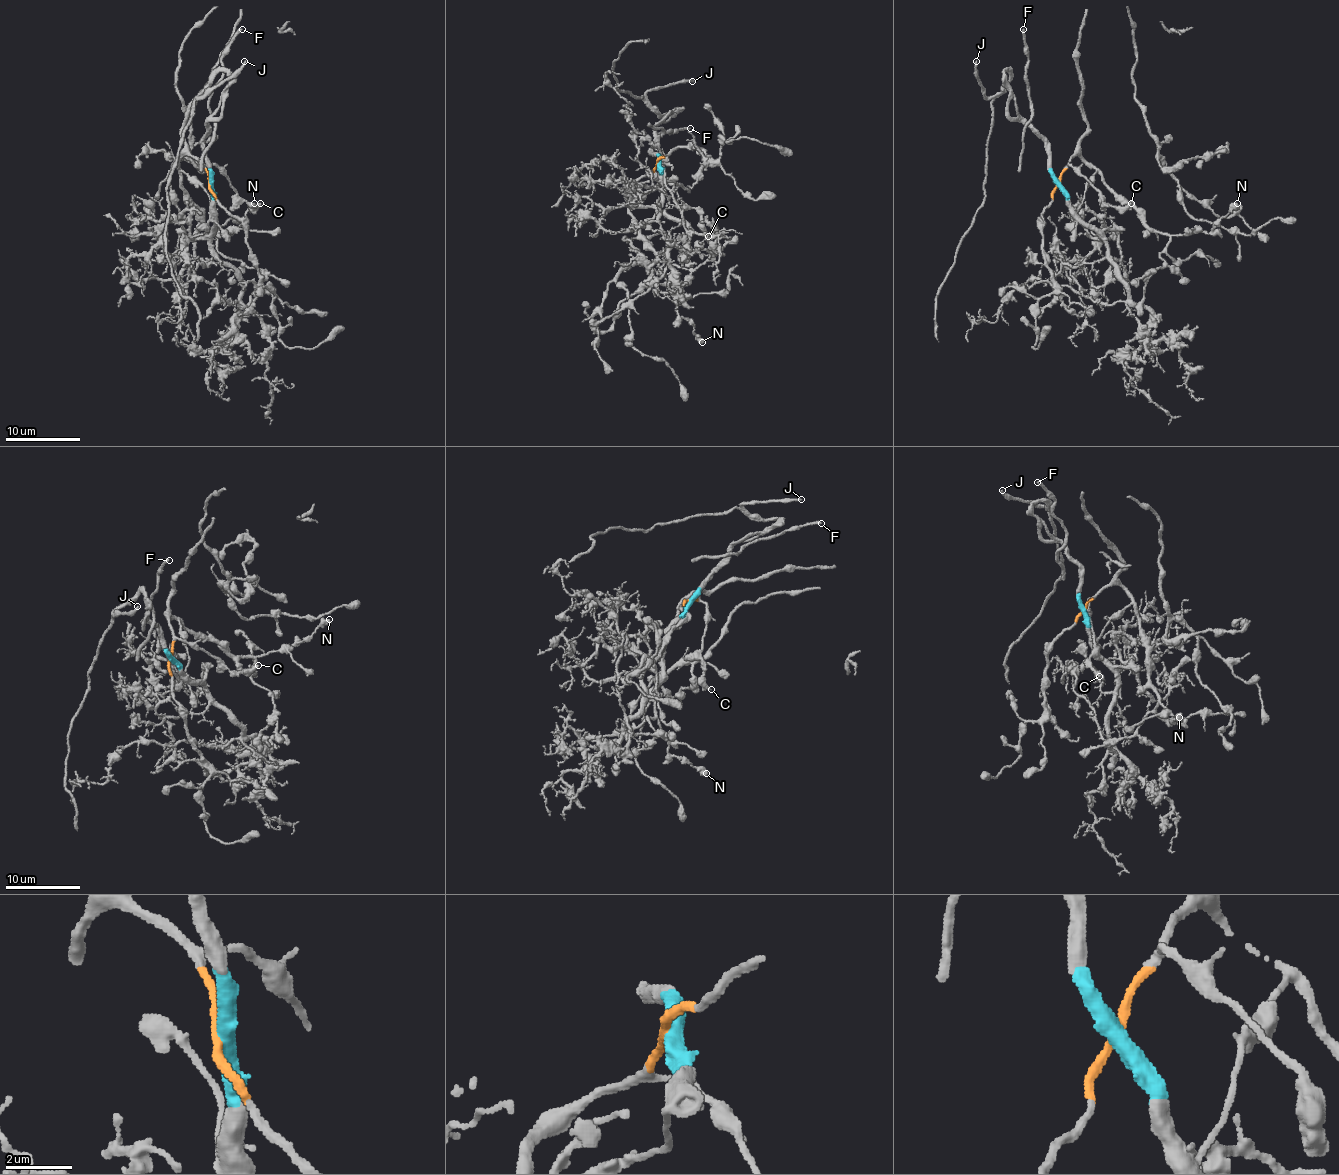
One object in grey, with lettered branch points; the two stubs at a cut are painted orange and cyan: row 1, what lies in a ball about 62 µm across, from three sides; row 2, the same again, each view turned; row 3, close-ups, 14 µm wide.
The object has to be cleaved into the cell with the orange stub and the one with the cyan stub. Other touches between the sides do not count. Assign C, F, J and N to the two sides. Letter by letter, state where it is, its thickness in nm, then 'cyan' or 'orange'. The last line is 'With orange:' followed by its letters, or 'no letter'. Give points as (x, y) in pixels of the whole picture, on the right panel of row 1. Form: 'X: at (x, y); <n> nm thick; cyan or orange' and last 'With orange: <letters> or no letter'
C: at (1131, 203); 320 nm thick; orange
F: at (1023, 29); 280 nm thick; cyan
J: at (976, 61); 240 nm thick; cyan
N: at (1237, 203); 600 nm thick; orange
With orange: C, N

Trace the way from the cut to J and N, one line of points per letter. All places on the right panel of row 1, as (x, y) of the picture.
J: (1059, 184), (1046, 143), (1025, 121), (1005, 81), (1007, 70), (1009, 83), (988, 96), (979, 80), (977, 61)
N: (1059, 184), (1062, 169), (1077, 154), (1152, 228), (1170, 234), (1209, 232), (1237, 202)

